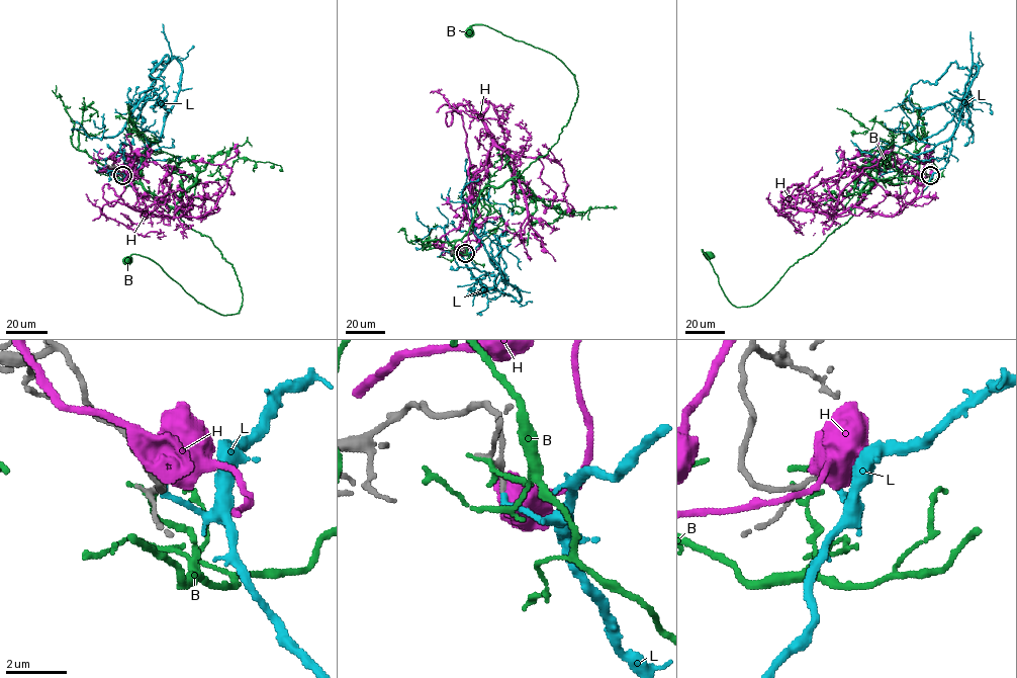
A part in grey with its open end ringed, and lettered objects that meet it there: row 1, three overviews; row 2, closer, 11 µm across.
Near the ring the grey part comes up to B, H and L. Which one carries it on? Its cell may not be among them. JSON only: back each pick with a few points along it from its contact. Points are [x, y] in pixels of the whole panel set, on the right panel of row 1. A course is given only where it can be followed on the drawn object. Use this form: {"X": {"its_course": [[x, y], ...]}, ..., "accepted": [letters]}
{"L": {"its_course": [[930, 175], [948, 161], [955, 111], [977, 65], [947, 139], [885, 172], [874, 159], [889, 147], [877, 140]]}, "accepted": ["L"]}

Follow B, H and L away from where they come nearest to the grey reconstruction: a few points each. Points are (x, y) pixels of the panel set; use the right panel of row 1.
B: (928, 176), (926, 181), (868, 182), (847, 222), (750, 306), (734, 306), (727, 300), (702, 249), (708, 256)
H: (930, 174), (890, 185), (870, 170), (823, 213), (893, 216), (917, 180), (897, 166)
L: (930, 175), (948, 161), (955, 111), (977, 65), (947, 139), (885, 172), (874, 159), (889, 147), (877, 140)

